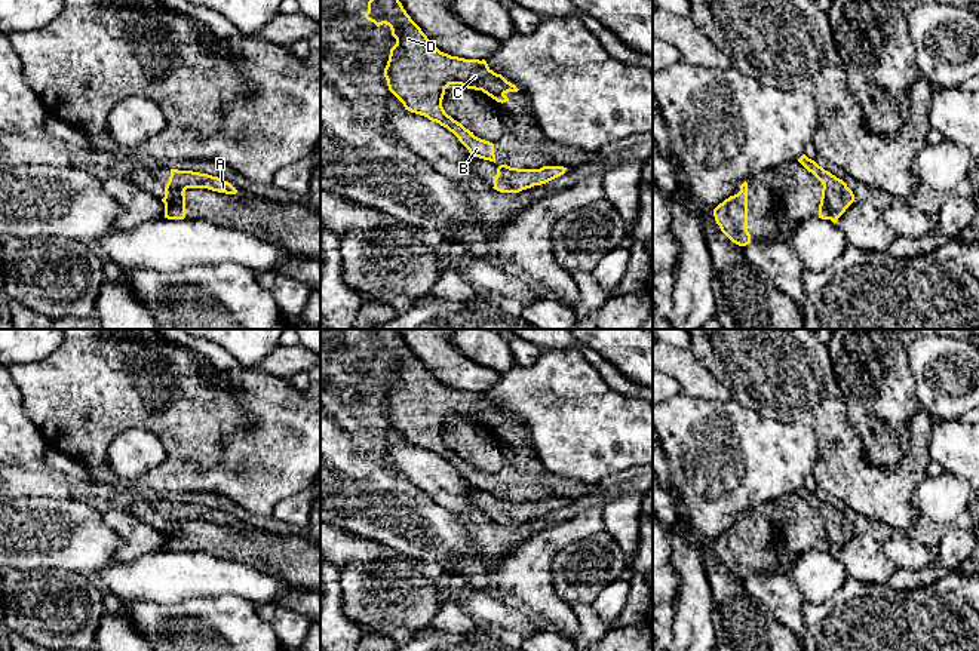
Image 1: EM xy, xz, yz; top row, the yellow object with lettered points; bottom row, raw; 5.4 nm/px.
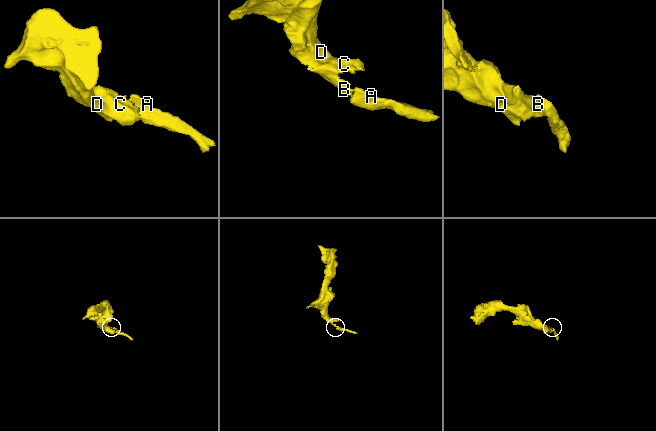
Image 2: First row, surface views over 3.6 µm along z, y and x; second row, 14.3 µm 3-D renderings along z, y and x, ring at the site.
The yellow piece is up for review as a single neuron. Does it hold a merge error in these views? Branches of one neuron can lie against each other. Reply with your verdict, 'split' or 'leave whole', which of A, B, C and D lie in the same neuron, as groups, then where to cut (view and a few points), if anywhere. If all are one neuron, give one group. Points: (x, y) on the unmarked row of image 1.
split; groups A / B C D; cut yz (823, 519), (829, 550)

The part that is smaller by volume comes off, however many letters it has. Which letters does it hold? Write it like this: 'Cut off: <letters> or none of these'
Cut off: A

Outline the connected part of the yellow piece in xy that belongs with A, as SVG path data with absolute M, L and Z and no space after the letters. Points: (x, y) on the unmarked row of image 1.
M171 501L163 532L175 535L187 521L208 521L218 525L236 526L237 522L227 513L208 506Z

